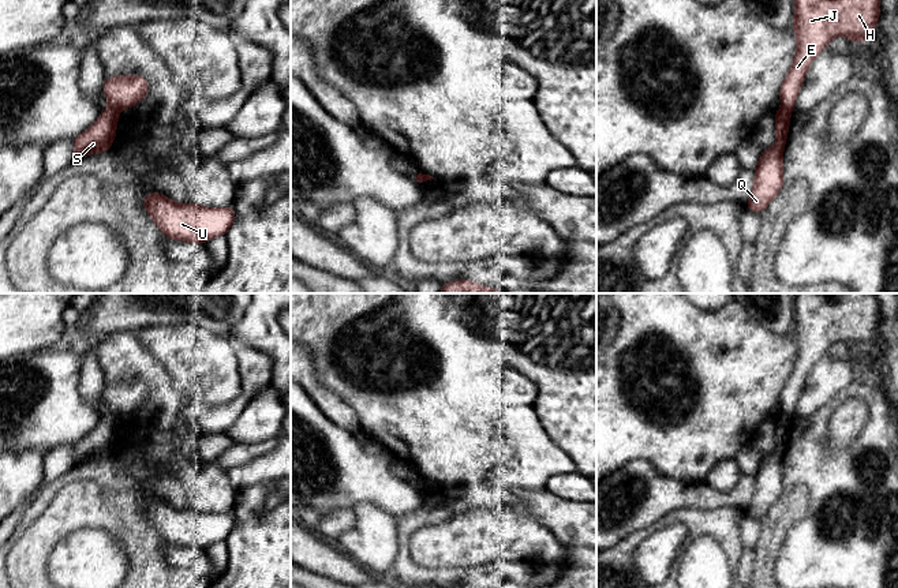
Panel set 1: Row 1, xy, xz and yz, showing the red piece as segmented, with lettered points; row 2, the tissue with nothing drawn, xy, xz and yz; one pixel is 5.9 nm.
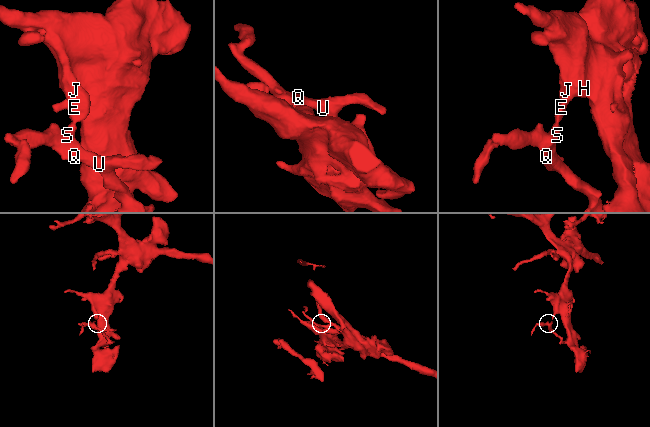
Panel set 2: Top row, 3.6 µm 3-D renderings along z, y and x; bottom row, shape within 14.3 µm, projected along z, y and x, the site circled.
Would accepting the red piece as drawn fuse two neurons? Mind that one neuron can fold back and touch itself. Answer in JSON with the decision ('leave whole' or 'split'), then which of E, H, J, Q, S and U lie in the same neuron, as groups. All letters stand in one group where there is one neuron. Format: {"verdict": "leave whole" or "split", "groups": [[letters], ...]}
{"verdict": "split", "groups": [["E", "H", "J"], ["Q", "S", "U"]]}

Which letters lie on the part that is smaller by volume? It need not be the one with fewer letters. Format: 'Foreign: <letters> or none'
Foreign: Q, S, U

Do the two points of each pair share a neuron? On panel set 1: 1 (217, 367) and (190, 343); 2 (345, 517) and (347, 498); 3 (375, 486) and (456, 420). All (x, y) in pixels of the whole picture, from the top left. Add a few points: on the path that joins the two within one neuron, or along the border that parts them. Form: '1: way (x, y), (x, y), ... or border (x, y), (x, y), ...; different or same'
1: way (210, 363), (197, 349); same
2: border (352, 508), (336, 508), (321, 515); different
3: border (384, 446), (400, 460); different

